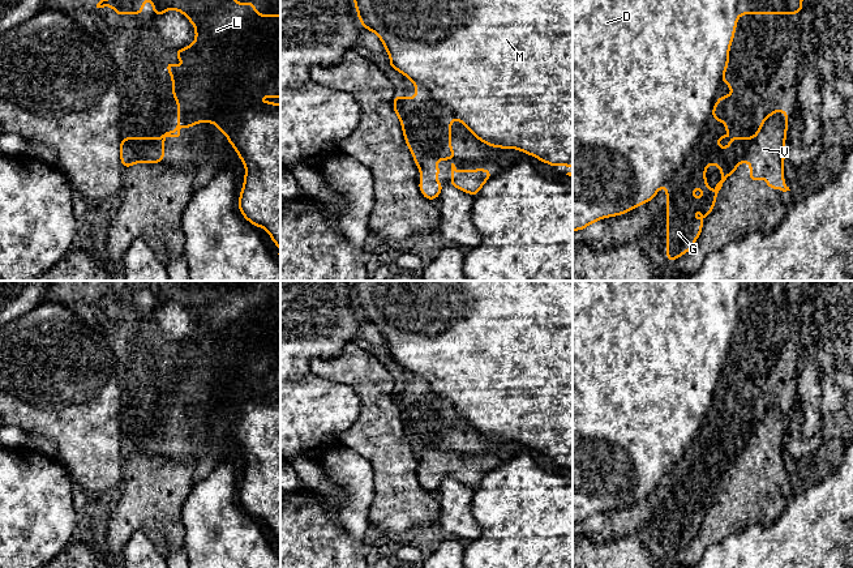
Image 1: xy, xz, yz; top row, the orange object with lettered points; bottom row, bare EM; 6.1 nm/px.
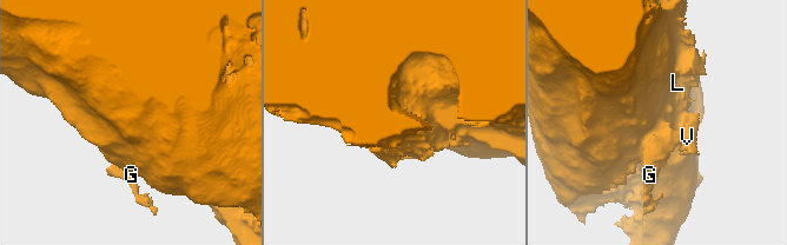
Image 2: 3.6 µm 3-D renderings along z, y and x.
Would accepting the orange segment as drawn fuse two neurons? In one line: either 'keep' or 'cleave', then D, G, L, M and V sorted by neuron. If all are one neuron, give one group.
cleave; D G L M / V

